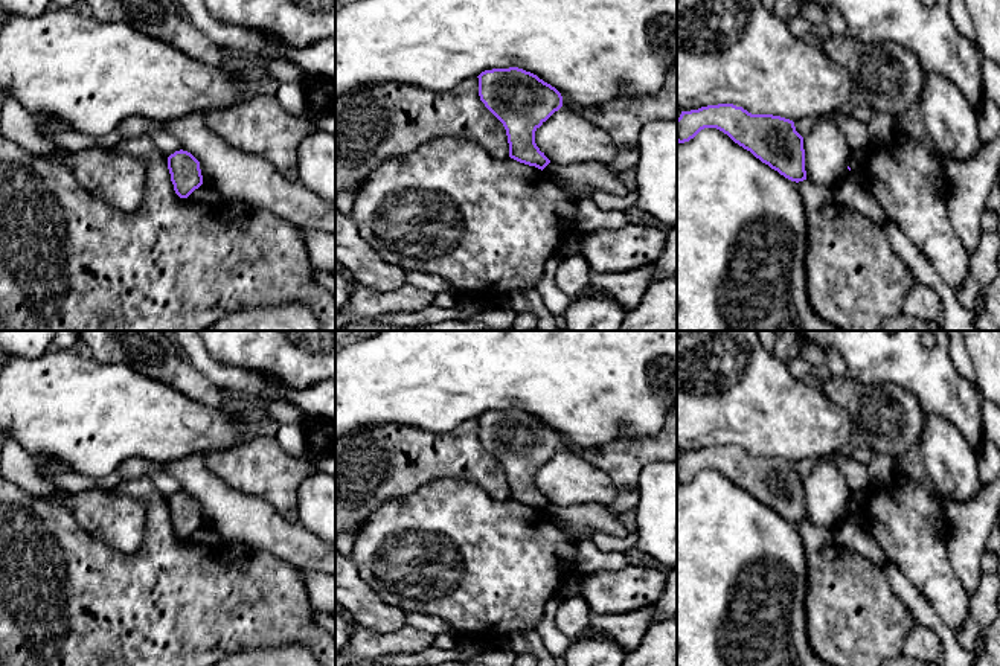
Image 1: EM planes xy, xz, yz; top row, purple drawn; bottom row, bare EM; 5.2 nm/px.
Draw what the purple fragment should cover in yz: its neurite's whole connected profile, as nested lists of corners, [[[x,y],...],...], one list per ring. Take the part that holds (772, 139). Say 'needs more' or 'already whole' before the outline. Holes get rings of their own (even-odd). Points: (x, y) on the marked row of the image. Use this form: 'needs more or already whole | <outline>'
already whole | [[[733,104],[707,105],[681,111],[677,119],[677,142],[689,142],[704,128],[723,131],[785,178],[796,183],[806,180],[803,137],[793,120],[752,114]]]

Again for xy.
already whole | [[[175,151],[168,157],[168,169],[174,191],[180,198],[188,198],[203,184],[200,162],[188,151]]]

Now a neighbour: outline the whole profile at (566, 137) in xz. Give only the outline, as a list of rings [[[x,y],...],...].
[[[566,107],[537,128],[535,143],[552,163],[559,165],[588,160],[610,163],[617,152],[605,131]]]

